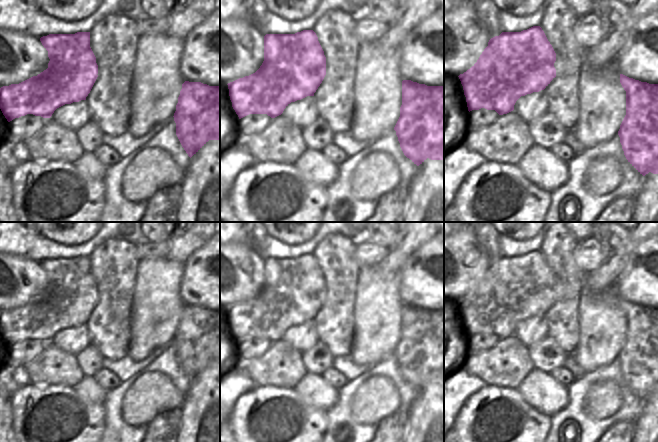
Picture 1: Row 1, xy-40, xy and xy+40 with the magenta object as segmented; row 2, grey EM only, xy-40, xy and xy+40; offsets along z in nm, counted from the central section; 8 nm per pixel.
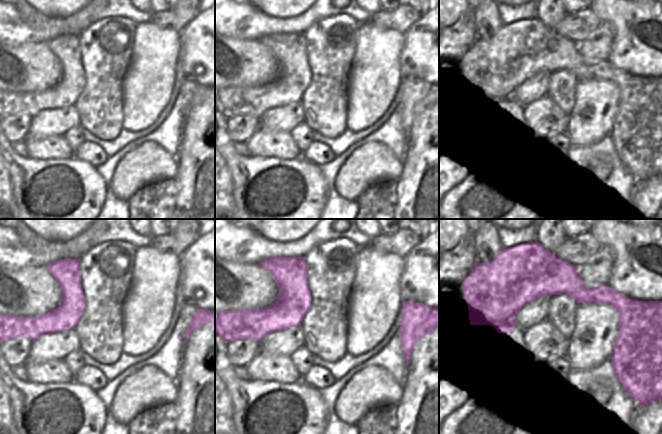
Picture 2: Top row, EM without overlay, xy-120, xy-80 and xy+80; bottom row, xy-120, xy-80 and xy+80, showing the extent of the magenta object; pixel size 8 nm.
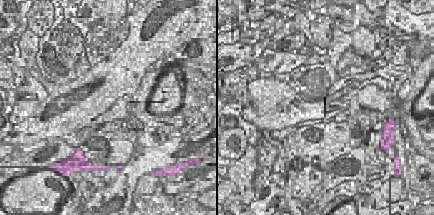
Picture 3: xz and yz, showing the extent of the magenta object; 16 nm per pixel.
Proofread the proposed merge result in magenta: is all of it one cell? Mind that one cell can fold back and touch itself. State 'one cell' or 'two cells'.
two cells

